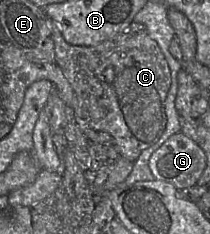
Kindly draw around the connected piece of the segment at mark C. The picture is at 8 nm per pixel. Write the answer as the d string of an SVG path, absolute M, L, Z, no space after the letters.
M52 19L50 29L55 45L56 64L76 95L76 108L71 110L74 121L91 144L113 145L121 157L135 162L144 150L159 141L167 128L165 100L171 88L171 70L158 43L149 36L143 24L134 21L126 30L93 47L70 45Z

